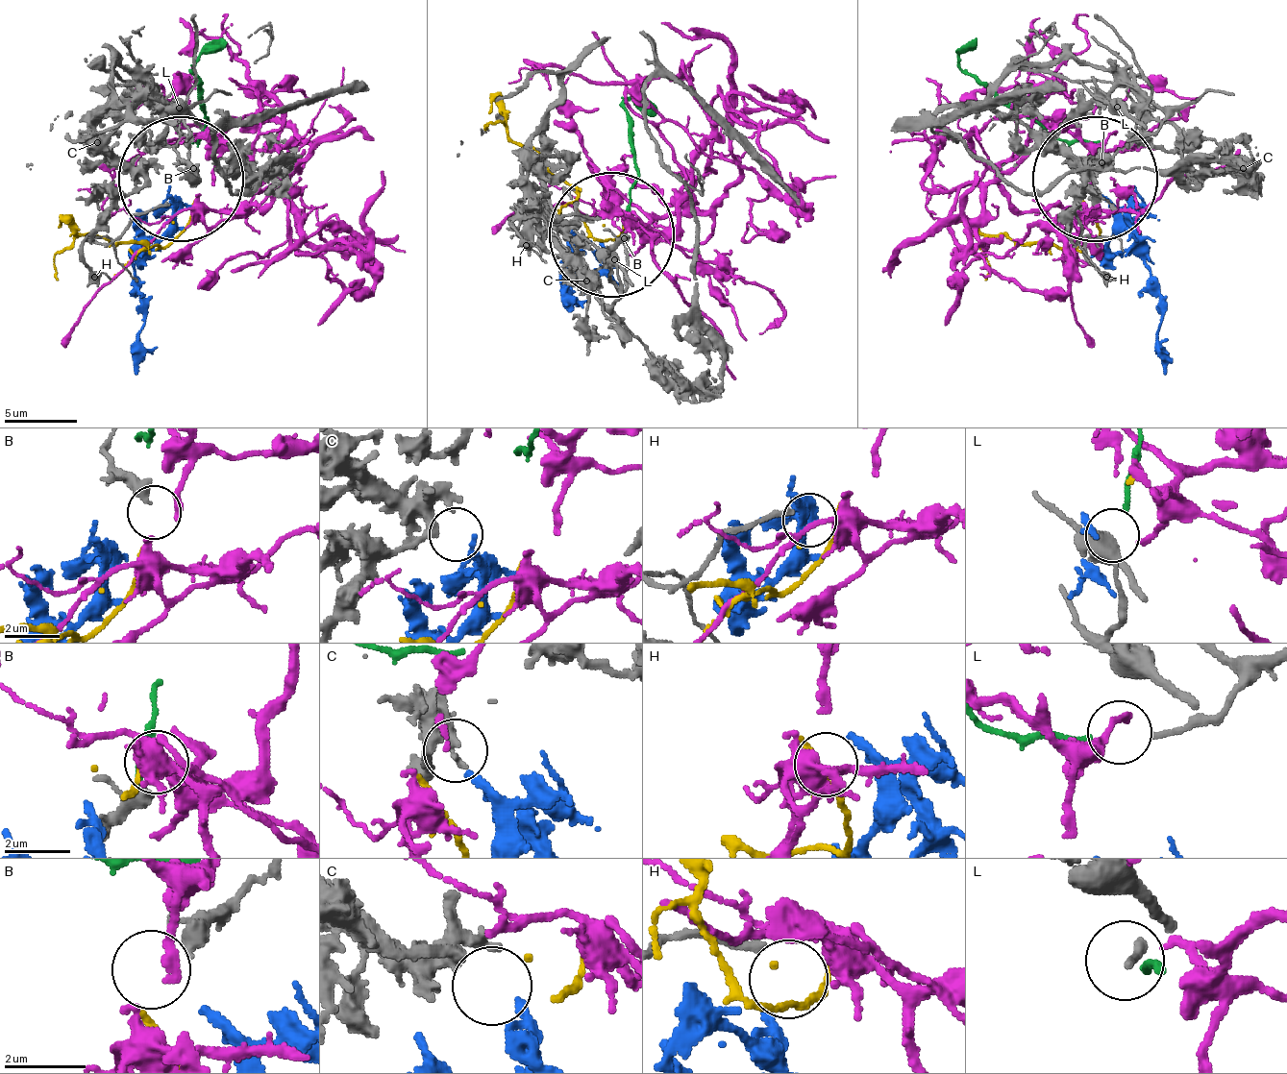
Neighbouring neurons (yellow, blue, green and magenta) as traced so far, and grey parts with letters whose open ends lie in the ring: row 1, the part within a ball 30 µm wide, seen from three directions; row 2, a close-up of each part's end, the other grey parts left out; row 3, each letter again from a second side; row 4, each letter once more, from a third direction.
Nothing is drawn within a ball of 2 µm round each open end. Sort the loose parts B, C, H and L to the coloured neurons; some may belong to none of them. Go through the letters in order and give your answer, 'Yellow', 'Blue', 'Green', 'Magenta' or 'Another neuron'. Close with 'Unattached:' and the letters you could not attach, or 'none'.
B: Yellow
C: Blue
H: Another neuron
L: Green
Unattached: H

